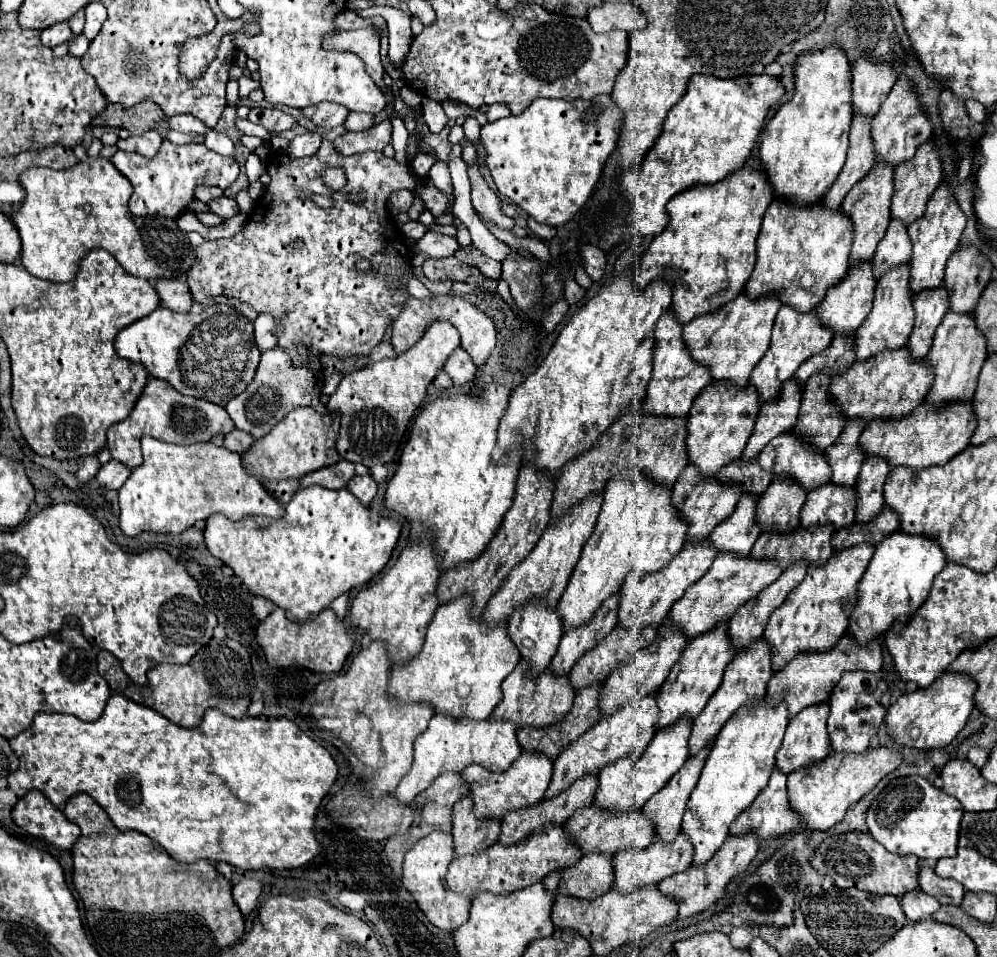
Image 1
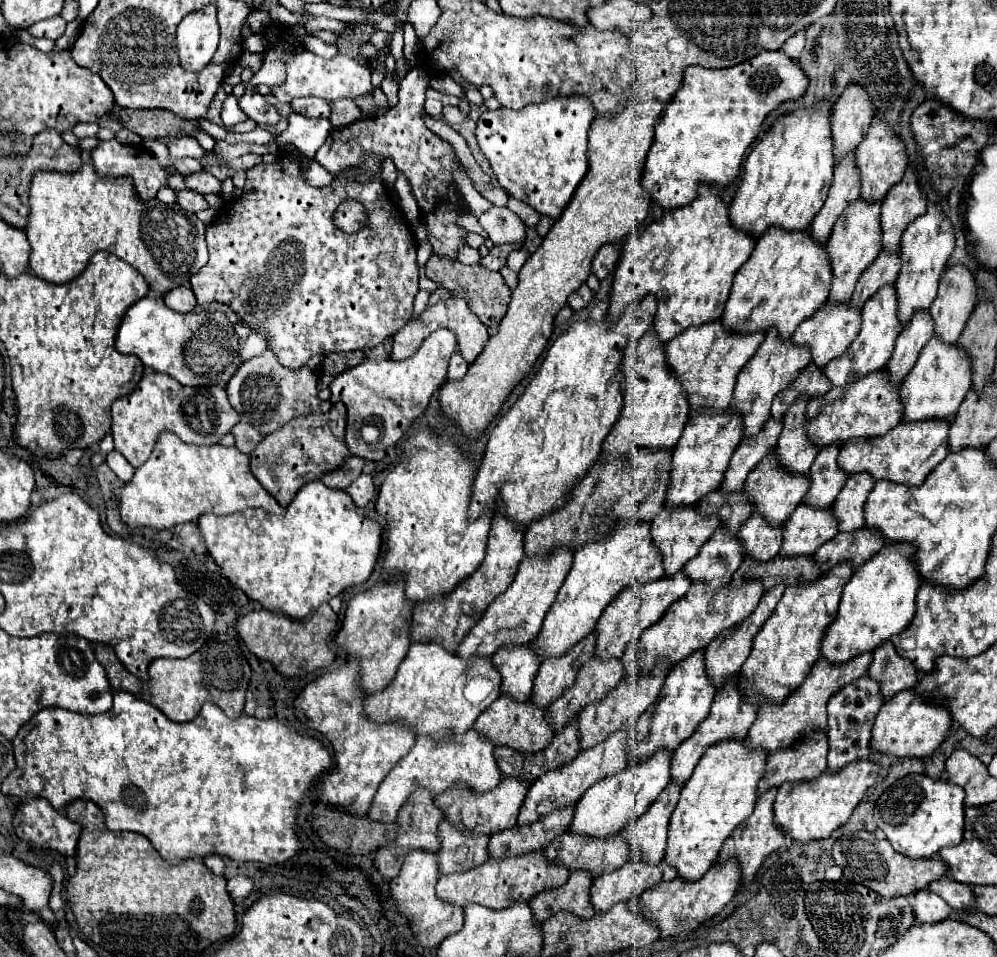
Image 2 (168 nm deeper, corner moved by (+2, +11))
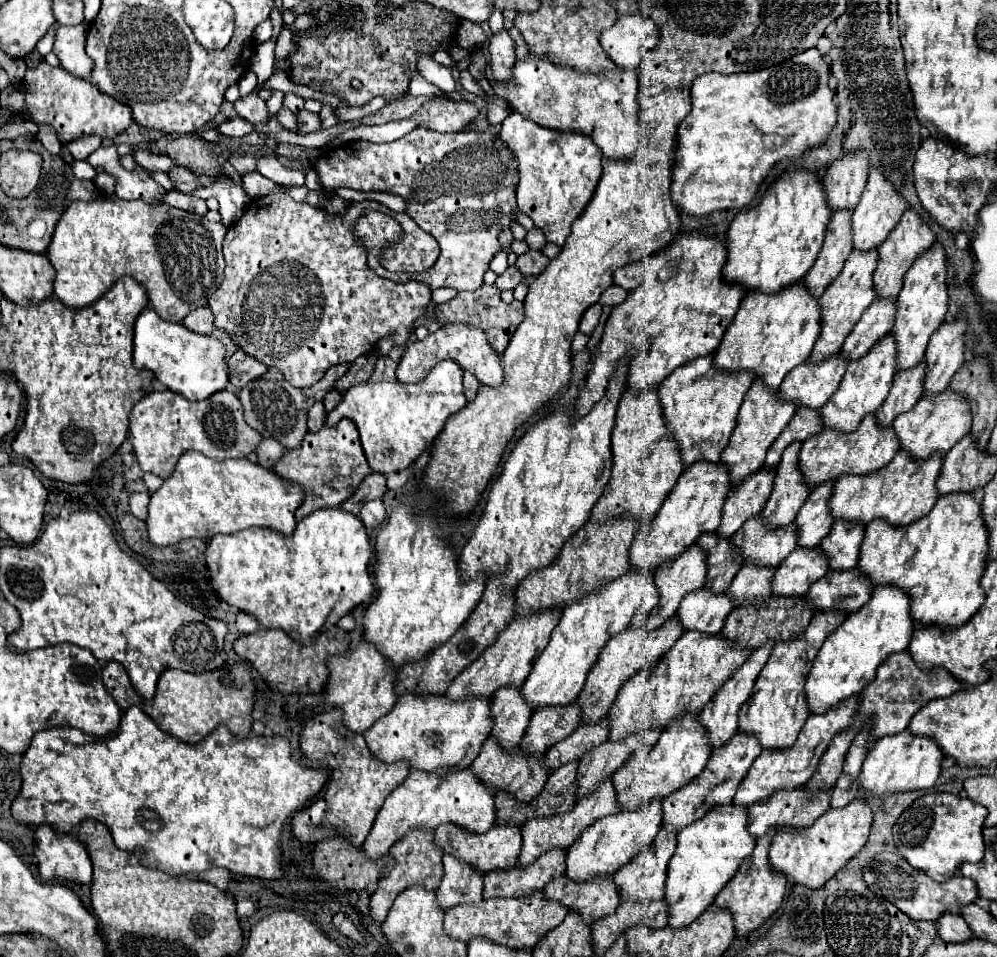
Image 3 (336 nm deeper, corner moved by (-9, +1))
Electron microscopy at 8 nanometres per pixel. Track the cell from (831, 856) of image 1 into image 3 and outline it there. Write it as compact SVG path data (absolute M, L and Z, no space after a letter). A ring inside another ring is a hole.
M892 852L878 854L864 868L864 880L874 894L892 902L912 920L936 922L942 916L942 912L958 912L962 906L978 900L978 890L974 886L974 880L964 878L964 876L954 876L954 878L938 884L938 882L930 880L924 872L914 870L900 854L892 854Z

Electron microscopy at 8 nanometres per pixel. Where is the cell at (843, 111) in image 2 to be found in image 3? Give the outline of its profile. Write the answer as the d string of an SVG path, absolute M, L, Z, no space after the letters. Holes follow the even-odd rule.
M854 152L842 160L836 160L822 176L824 198L832 212L852 210L864 192L868 180L868 154Z

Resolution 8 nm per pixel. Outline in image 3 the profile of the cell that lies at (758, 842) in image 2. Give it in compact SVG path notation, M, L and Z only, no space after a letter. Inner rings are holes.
M766 832L766 836L760 836L756 842L756 848L752 852L752 856L748 856L740 870L738 876L734 876L718 894L716 898L716 906L722 910L728 910L732 914L734 920L734 930L736 936L748 936L752 930L760 928L764 922L770 920L770 916L774 916L774 912L780 908L784 892L786 892L786 878L782 874L772 872L772 866L768 862L768 850L772 844L772 836L774 832Z

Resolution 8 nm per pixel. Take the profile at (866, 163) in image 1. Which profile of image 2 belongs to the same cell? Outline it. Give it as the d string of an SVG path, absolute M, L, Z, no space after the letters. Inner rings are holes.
M847 154L847 158L843 158L843 162L835 166L835 176L829 188L829 196L823 208L819 210L819 214L811 222L811 234L815 236L815 240L819 238L819 242L827 242L831 228L835 220L841 216L841 212L845 210L845 206L851 200L861 196L859 190L861 190L861 184L859 184L859 172L855 166L855 154Z

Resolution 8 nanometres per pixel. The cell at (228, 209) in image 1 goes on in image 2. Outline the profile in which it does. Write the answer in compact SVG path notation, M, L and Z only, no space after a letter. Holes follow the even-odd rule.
M199 172L199 174L185 176L185 182L189 184L189 190L195 190L195 192L199 192L203 196L205 194L221 196L221 180L217 180L209 172Z

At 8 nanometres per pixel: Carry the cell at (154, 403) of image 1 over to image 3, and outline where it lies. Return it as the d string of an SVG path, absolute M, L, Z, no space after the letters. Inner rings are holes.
M166 390L144 396L132 408L130 442L140 468L166 480L186 450L198 450L212 460L246 458L258 448L262 436L244 422L240 398L230 390L216 392L202 402L190 402L184 396Z

